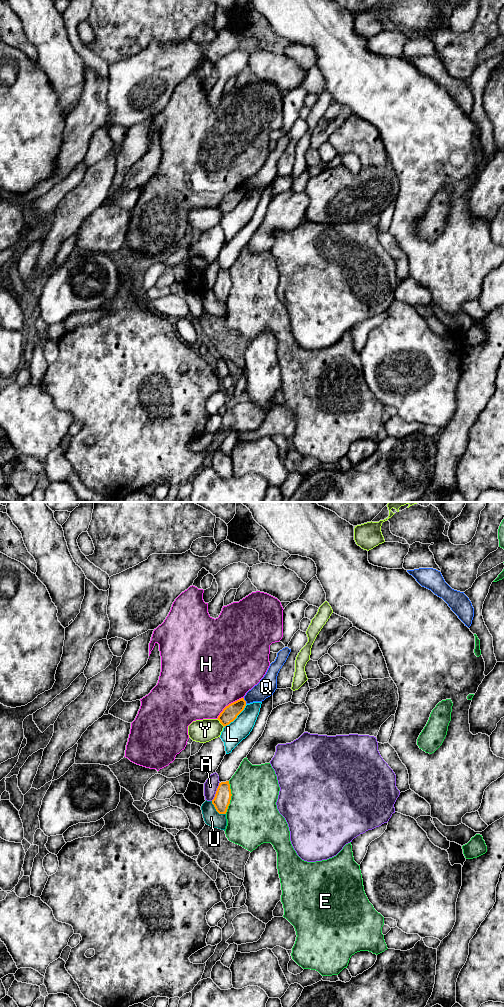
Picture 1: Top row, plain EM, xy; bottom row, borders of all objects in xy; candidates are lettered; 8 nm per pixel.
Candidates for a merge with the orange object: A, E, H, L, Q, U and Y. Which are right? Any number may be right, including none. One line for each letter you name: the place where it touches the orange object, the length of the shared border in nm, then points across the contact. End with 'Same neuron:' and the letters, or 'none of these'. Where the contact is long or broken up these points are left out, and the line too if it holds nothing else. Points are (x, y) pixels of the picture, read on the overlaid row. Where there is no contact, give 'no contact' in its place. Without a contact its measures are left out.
Same neuron: none of these

